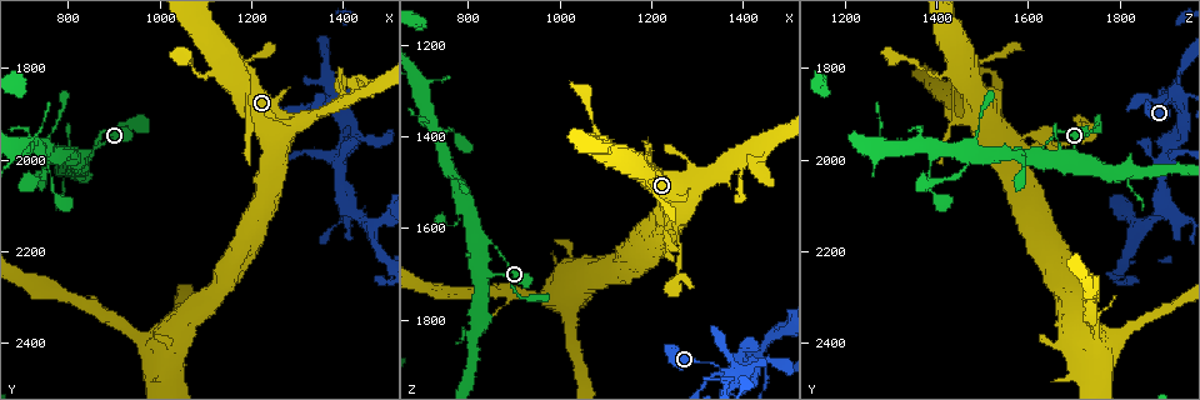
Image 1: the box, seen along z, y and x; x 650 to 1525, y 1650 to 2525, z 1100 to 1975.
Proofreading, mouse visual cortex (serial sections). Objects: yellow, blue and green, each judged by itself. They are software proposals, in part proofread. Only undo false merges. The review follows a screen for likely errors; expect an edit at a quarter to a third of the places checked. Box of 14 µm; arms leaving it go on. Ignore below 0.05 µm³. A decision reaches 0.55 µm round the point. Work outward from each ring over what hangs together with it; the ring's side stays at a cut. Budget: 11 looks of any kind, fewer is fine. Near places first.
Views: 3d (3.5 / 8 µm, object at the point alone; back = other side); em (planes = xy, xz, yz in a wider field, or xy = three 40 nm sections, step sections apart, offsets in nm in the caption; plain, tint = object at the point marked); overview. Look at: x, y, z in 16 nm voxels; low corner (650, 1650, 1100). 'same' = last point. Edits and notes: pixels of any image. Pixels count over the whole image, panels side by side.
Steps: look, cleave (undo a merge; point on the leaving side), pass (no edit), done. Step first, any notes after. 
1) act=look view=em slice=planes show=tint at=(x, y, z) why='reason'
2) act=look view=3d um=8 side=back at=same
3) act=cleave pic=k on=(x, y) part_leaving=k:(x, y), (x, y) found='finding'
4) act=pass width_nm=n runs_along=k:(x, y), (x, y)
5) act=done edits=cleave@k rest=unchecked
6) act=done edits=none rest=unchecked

act=look view=3d um=8 at=(815, 2035, 1815) why='branch point'

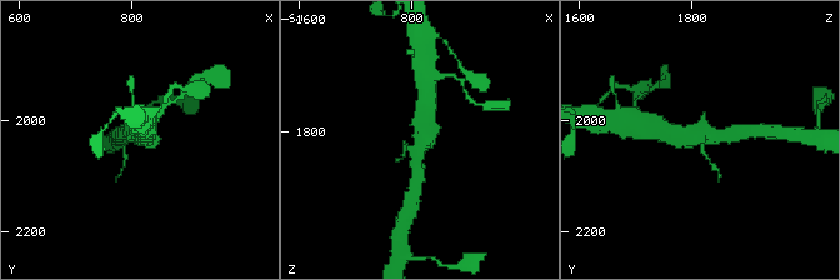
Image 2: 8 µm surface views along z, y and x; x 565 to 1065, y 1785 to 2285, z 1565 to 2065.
act=look view=em slice=xy step=1 show=tint at=(820, 2030, 1820)

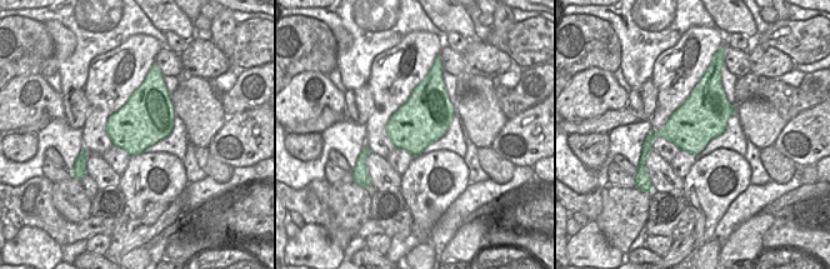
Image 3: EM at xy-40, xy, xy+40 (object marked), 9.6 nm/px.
act=pass width_nm=500 runs_along=2:(428, 105), (416, 175) found='one cell here'

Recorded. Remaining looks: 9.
act=look view=3d um=3.5 at=(800, 1990, 1555)

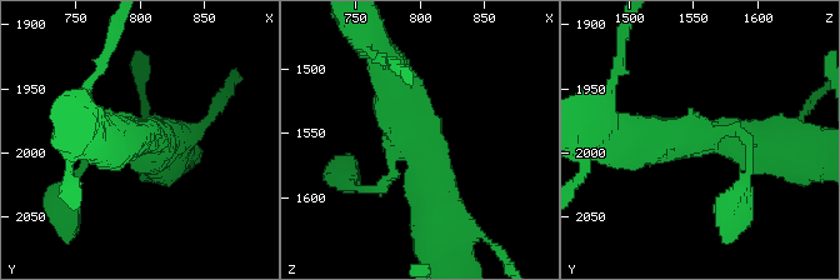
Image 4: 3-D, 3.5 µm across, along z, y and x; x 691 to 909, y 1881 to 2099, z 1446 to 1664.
act=look view=em slice=planes show=tint at=(794, 1986, 1554) why='now the EM'

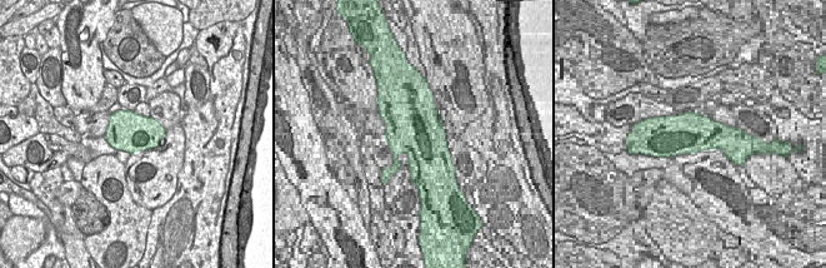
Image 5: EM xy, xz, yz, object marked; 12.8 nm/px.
act=pass arms=3 runs_along=4:(436, 211), (383, 64) found='one cell here'

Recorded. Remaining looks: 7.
act=look view=3d um=3.5 side=back at=(1375, 1860, 1915) why='four or more arms meet'

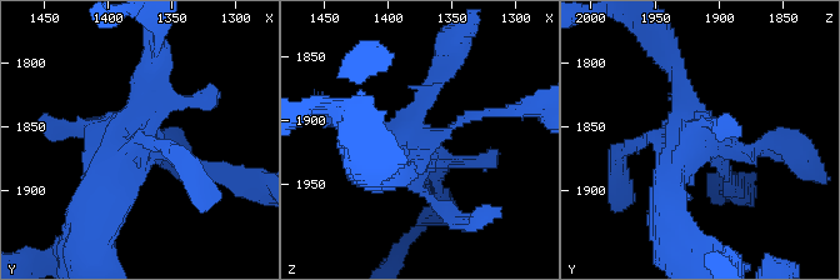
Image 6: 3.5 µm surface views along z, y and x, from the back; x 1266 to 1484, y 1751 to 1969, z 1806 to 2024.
act=pass runs_along=6:(478, 115), (370, 170) found='all the same cell'

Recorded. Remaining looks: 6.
act=look view=3d um=3.5 at=(1405, 2095, 1890) why='thick turns thin'

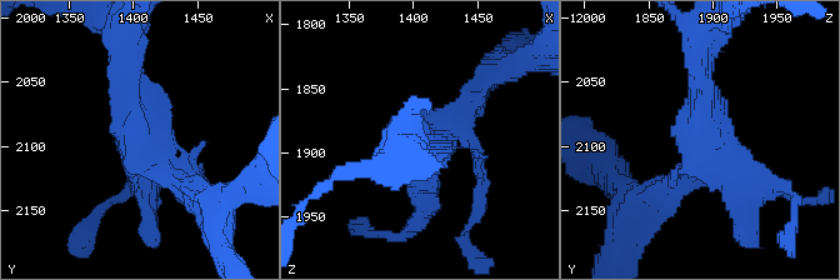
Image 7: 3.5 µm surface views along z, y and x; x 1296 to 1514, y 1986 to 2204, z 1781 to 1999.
act=look view=em slice=xy step=3 show=tint at=(1402, 2100, 1892) arms=4 arm_widths_nm=200,200,300,350

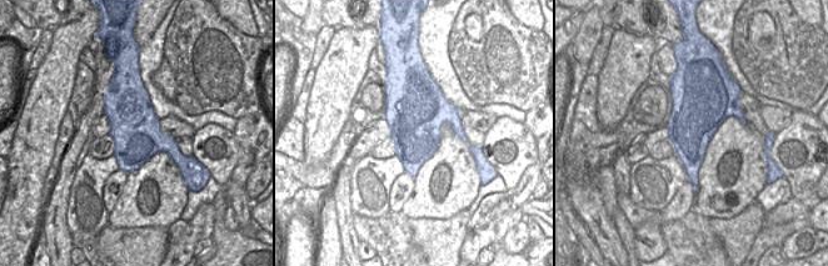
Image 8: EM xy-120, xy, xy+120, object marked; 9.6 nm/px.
act=look view=em slice=xy step=1 show=tint at=same why='cut it another way'

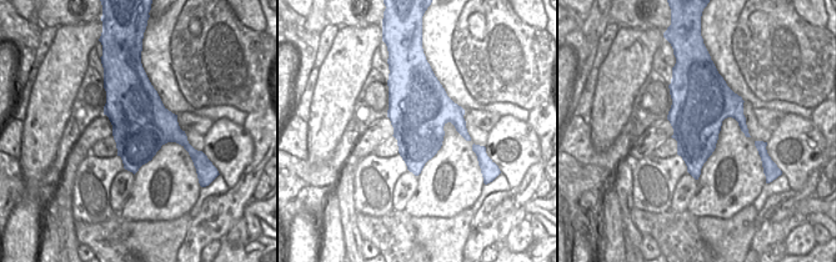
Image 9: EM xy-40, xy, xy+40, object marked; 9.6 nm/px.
act=pass found='all the same cell'

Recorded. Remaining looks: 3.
act=done edits=none rest=unchecked

